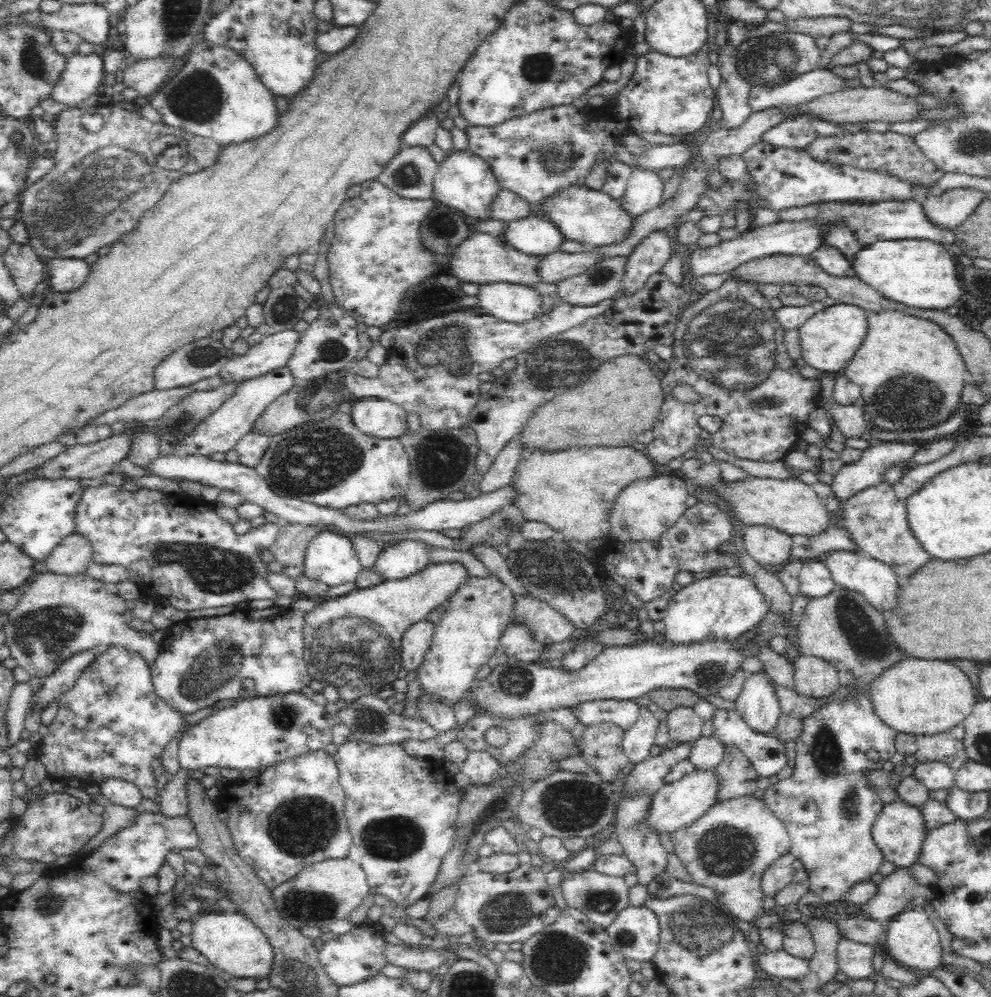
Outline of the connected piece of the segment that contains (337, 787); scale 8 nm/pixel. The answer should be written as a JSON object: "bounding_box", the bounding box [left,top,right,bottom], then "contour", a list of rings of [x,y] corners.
{"bounding_box":[218,750,352,890],"contour":[[[318,750],[272,764],[261,770],[257,777],[231,781],[221,789],[218,803],[230,815],[226,825],[232,834],[236,852],[246,865],[254,869],[264,885],[272,890],[294,877],[306,865],[347,856],[352,836],[345,816],[345,796],[336,762],[324,750]]]}

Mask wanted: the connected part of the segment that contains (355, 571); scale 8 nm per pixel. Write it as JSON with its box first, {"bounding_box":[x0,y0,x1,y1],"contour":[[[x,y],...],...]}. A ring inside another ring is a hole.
{"bounding_box":[303,528,363,587],"contour":[[[325,528],[308,543],[303,575],[329,587],[355,582],[363,569],[350,536]]]}

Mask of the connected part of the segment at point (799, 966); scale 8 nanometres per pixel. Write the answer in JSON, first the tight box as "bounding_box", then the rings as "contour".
{"bounding_box":[755,949,810,980],"contour":[[[784,949],[758,953],[755,956],[755,965],[768,976],[777,976],[778,979],[794,978],[800,980],[808,976],[810,968],[808,961],[788,954]]]}

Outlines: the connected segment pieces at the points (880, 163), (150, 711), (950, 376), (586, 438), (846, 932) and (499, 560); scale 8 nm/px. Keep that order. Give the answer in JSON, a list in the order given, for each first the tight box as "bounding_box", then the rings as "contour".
[{"bounding_box":[806,130,944,188],"contour":[[[859,130],[838,136],[820,136],[806,146],[806,151],[816,161],[890,173],[890,175],[896,175],[914,185],[922,183],[922,185],[930,185],[930,188],[936,186],[944,173],[934,165],[932,160],[926,158],[920,147],[916,145],[914,137],[902,136],[892,131],[880,133]]]},{"bounding_box":[38,645,194,800],"contour":[[[108,645],[102,648],[102,652],[92,659],[92,662],[81,673],[80,677],[74,683],[74,687],[70,688],[60,699],[60,706],[53,722],[47,725],[48,733],[43,736],[42,746],[38,748],[38,760],[44,764],[46,771],[51,779],[65,781],[67,778],[77,778],[85,785],[101,783],[106,779],[124,779],[126,782],[133,782],[141,792],[144,800],[155,800],[159,798],[159,789],[156,785],[156,776],[152,773],[152,760],[159,759],[164,753],[164,748],[168,742],[178,733],[185,733],[187,728],[192,728],[194,725],[187,725],[183,717],[174,708],[171,708],[166,701],[161,700],[155,692],[150,667],[146,665],[146,660],[136,651],[130,651],[127,648],[116,645]]]},{"bounding_box":[841,310,967,432],"contour":[[[866,310],[866,319],[866,337],[841,373],[860,386],[864,400],[863,411],[871,426],[902,432],[924,430],[932,428],[938,422],[944,422],[960,404],[960,392],[965,385],[964,376],[967,372],[967,366],[952,337],[939,324],[899,310]]]},{"bounding_box":[521,355,664,450],"contour":[[[625,355],[603,362],[589,376],[590,380],[564,391],[533,410],[533,416],[522,427],[521,443],[536,450],[566,450],[572,446],[621,447],[634,444],[638,434],[650,430],[657,421],[664,402],[661,380],[648,367],[645,356]]]},{"bounding_box":[835,915,886,944],"contour":[[[853,915],[852,918],[846,918],[835,922],[838,925],[840,934],[843,938],[859,942],[860,944],[883,944],[886,940],[886,925],[880,922],[862,918],[859,915]]]},{"bounding_box":[468,542,529,596],"contour":[[[476,542],[474,546],[470,546],[468,548],[474,554],[474,556],[481,560],[485,566],[487,566],[488,570],[491,574],[496,575],[510,590],[514,593],[514,596],[528,596],[529,592],[518,578],[512,575],[512,571],[510,571],[510,567],[508,567],[506,559],[500,555],[500,552],[490,546],[486,542]]]}]

